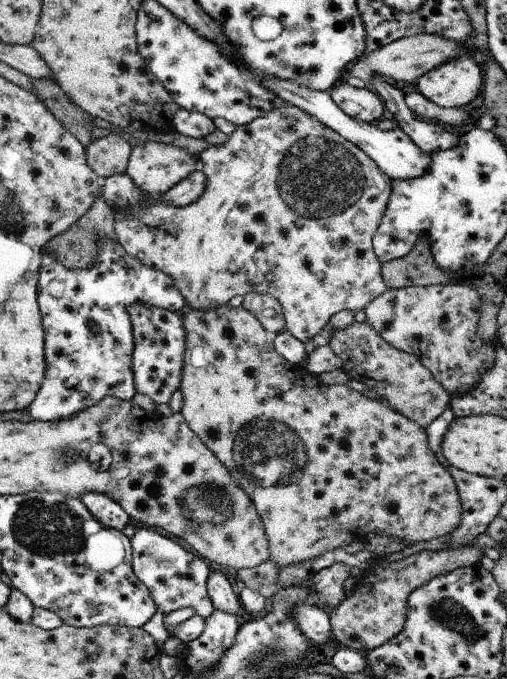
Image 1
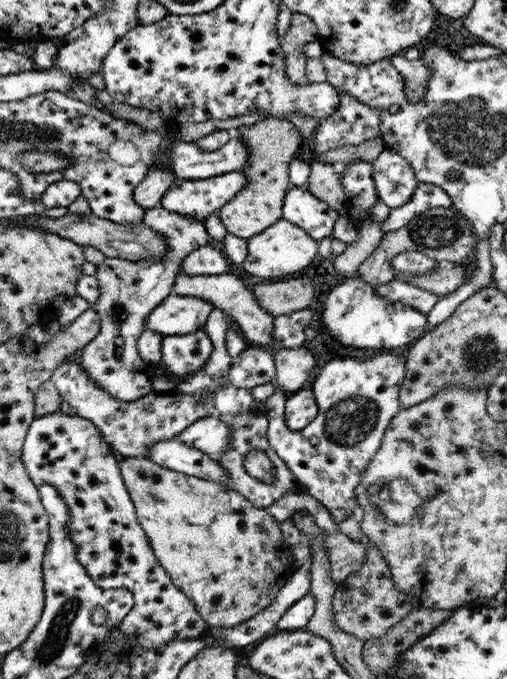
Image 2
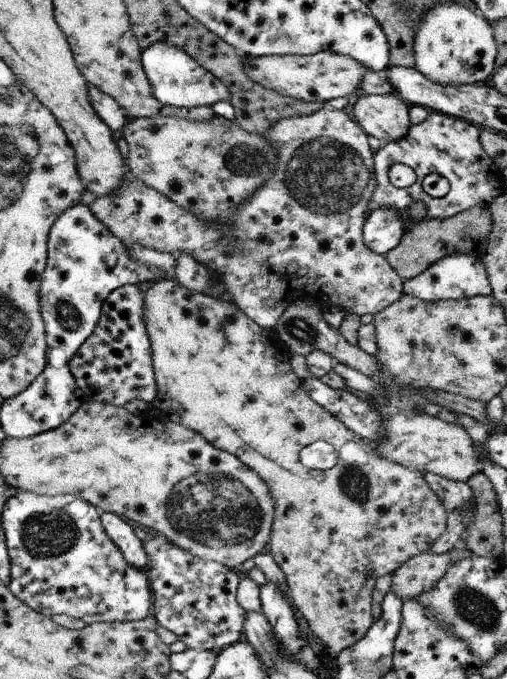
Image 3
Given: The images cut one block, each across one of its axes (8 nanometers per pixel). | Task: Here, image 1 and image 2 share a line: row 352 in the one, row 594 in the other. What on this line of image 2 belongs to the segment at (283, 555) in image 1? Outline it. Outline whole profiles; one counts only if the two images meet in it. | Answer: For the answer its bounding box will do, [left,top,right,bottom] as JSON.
[120,457,292,628]

